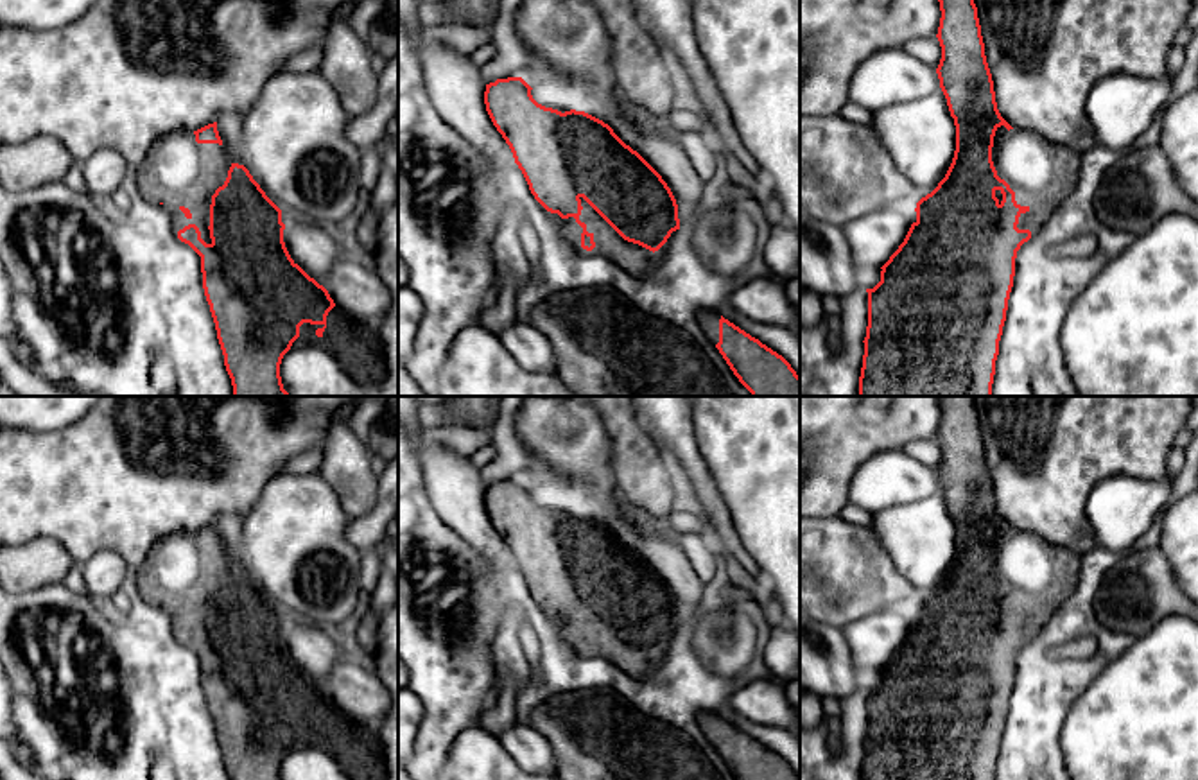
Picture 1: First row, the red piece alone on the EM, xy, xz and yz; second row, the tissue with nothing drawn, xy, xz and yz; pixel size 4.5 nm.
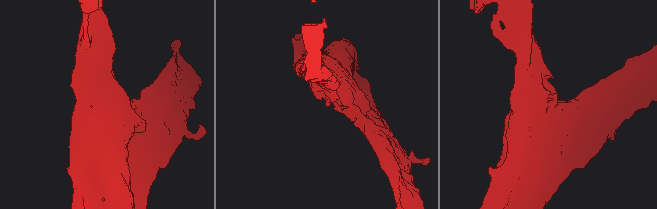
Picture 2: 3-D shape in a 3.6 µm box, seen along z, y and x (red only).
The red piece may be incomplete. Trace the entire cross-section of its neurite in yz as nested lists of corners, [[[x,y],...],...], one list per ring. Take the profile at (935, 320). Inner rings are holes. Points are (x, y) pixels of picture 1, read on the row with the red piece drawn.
[[[938,0],[940,2],[940,27],[938,41],[942,47],[942,59],[936,68],[940,88],[947,99],[951,117],[956,126],[956,151],[945,178],[938,186],[916,203],[916,221],[911,224],[904,242],[881,267],[881,282],[868,292],[868,326],[864,337],[864,355],[859,377],[857,396],[992,396],[992,384],[995,375],[995,360],[999,355],[999,341],[1006,321],[1008,299],[1013,287],[1017,251],[1028,242],[1047,221],[1047,217],[1060,206],[1060,203],[1074,190],[1078,183],[1078,170],[1081,156],[1067,147],[1056,145],[1038,133],[1020,131],[1011,127],[999,113],[994,91],[992,74],[985,56],[985,43],[974,0]]]

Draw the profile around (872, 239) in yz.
[[[886,206],[843,226],[854,264],[861,274],[882,267],[904,242],[911,228],[907,208]]]

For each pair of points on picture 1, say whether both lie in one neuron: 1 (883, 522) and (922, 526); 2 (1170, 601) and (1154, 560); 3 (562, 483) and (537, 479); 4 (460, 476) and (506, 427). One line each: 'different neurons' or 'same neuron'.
1: same neuron
2: same neuron
3: same neuron
4: different neurons

